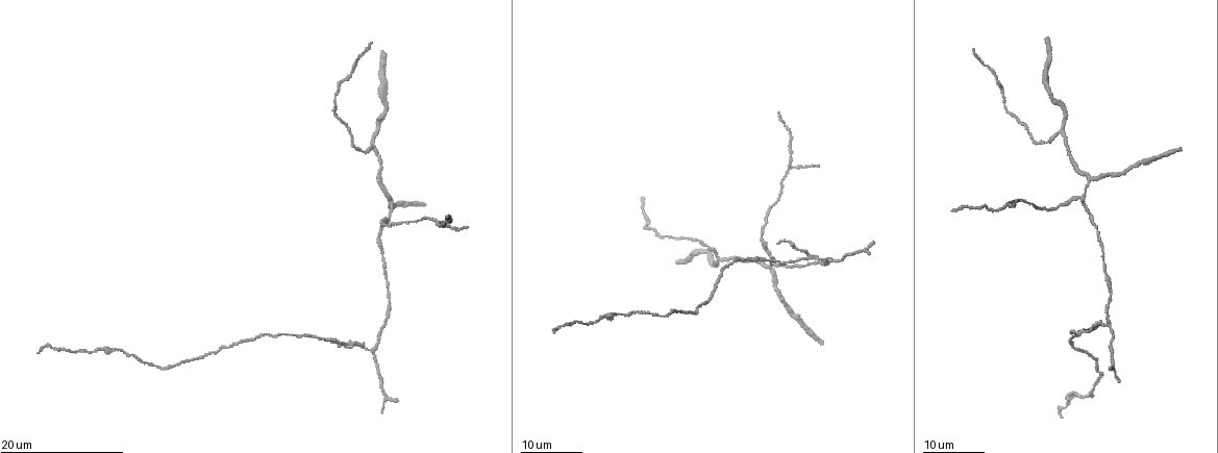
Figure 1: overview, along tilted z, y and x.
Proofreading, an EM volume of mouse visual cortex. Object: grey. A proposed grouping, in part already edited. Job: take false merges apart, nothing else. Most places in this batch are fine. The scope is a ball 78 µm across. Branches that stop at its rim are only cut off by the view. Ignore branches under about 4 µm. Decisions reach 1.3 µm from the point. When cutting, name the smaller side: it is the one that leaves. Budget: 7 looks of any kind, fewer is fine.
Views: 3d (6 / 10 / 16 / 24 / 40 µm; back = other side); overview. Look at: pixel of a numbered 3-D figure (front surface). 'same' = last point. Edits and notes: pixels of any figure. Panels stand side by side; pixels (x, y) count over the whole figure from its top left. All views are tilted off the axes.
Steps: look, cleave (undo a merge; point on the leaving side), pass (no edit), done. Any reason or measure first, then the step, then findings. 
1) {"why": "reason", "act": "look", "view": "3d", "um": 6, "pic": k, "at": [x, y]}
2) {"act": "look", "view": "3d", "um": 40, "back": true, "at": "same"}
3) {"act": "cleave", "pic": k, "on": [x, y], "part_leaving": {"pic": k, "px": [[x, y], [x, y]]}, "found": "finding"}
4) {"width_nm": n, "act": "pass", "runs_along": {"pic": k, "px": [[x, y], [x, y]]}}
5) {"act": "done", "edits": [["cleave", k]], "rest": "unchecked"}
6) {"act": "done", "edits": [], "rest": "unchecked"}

{"why": "arms part here", "act": "look", "view": "3d", "um": 16, "pic": 1, "at": [436, 223]}

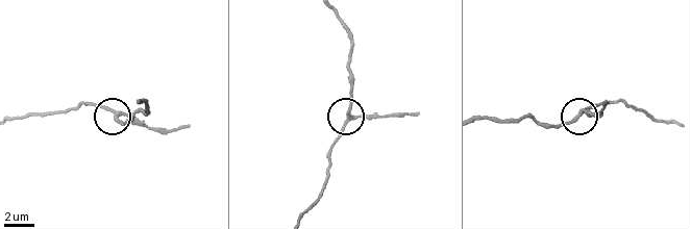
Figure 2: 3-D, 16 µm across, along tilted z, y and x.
{"act": "look", "view": "3d", "um": 10, "pic": 2, "at": [580, 111]}

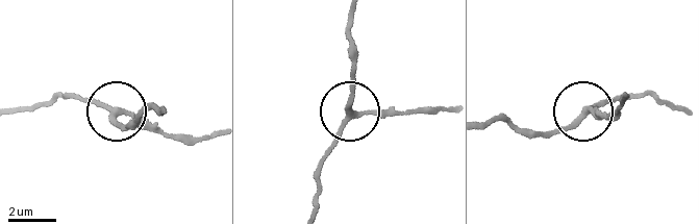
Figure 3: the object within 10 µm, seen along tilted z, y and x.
{"side_arm_um": 6, "arms": 3, "act": "pass", "found": "all the same neuron"}

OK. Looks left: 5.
{"why": "thin arm on a thick one", "act": "look", "view": "3d", "um": 16, "pic": 1, "at": [808, 255]}

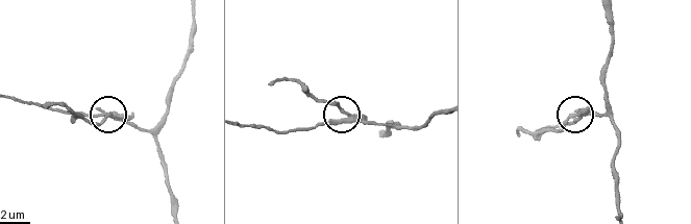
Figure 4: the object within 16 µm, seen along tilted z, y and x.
{"act": "look", "view": "3d", "um": 6, "pic": 4, "at": [343, 119]}

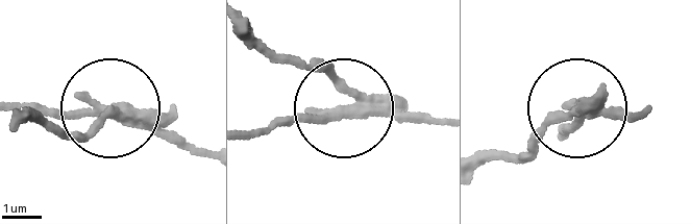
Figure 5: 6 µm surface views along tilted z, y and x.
{"why": "other side", "act": "look", "view": "3d", "um": 6, "back": true, "pic": 5, "at": [342, 108]}

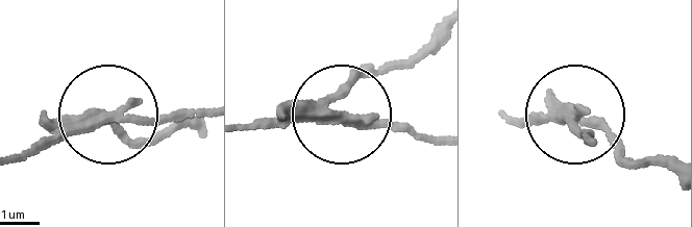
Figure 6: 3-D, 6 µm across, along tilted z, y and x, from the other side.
{"width_nm": 250, "act": "cleave", "pic": 6, "on": [120, 128], "part_leaving": {"pic": 6, "px": [[94, 117], [139, 142], [195, 122]]}, "found": "two neurons meet here"}

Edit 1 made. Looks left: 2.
{"act": "look", "view": "3d", "um": 24, "pic": 1, "at": [1090, 177]}

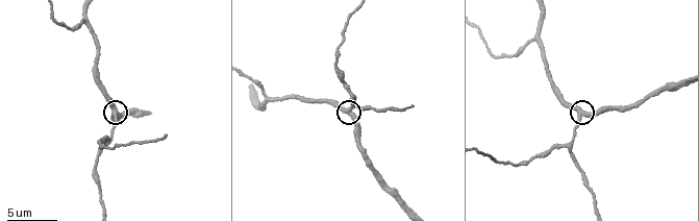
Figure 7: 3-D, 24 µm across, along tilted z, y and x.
{"act": "look", "view": "3d", "um": 10, "pic": 7, "at": [117, 113]}

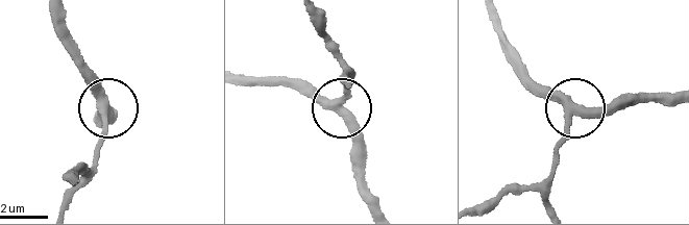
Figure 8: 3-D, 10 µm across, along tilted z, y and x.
{"arms": 3, "act": "pass", "runs_along": {"pic": 8, "px": [[551, 202], [557, 145], [570, 114], [630, 102]]}, "found": "all the same neuron"}

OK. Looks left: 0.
{"act": "done", "edits": [["cleave", 6]], "rest": "unchecked"}

